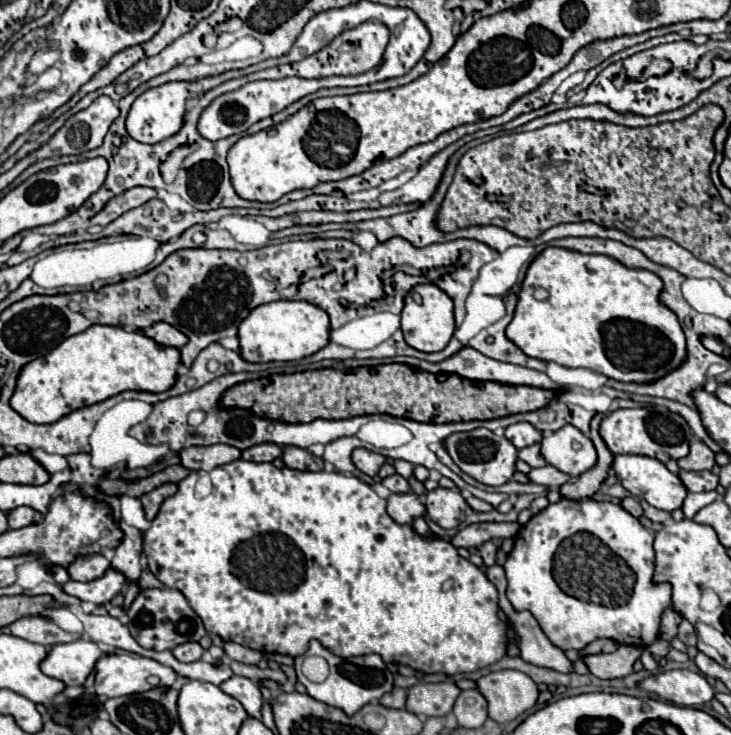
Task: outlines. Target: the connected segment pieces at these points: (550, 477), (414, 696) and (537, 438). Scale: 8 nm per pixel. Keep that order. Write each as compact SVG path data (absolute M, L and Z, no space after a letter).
M547 464L547 466L541 466L541 468L531 468L531 472L527 474L529 482L535 482L535 484L543 484L547 488L561 488L569 476L559 472L555 466Z
M447 680L439 684L415 684L407 692L407 710L417 714L417 716L445 716L451 712L459 688Z
M519 422L519 424L511 424L505 428L505 438L511 440L511 444L517 450L521 450L521 448L531 446L535 442L541 442L541 432L527 422Z

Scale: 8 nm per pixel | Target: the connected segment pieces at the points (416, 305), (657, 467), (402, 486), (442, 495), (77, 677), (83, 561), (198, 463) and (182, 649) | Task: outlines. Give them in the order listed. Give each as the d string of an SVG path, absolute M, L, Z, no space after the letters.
M417 284L411 288L411 292L405 296L405 306L401 312L401 330L405 336L405 342L421 352L439 352L447 346L447 342L453 336L455 330L455 318L453 318L453 300L435 284Z
M615 454L615 456L613 456L613 470L615 470L615 476L617 476L617 480L621 482L621 486L623 486L625 490L629 490L633 496L645 498L651 506L655 506L655 508L659 508L659 510L665 510L665 512L671 512L671 510L675 510L675 508L681 508L687 490L685 490L685 486L681 484L681 480L677 478L677 474L669 472L669 470L665 468L665 464L661 464L659 460L649 458L649 456Z
M395 472L393 476L383 478L381 484L383 484L385 488L389 488L391 492L409 492L409 490L411 490L409 484L407 484L407 480L405 480L401 474L397 474L397 472Z
M435 488L425 496L427 514L441 528L457 528L465 520L467 502L457 490Z
M93 640L53 644L41 662L41 670L51 678L61 680L65 686L83 686L101 654L101 648Z
M95 554L95 556L87 556L87 558L79 556L67 570L69 570L71 580L91 582L91 580L103 576L109 568L111 568L111 562L105 556Z
M227 444L191 446L191 448L179 450L179 460L189 470L213 470L215 466L223 466L239 458L241 458L241 452Z
M187 642L187 644L179 644L173 650L173 656L181 662L195 662L195 660L203 658L203 652L205 650L199 646L199 642Z

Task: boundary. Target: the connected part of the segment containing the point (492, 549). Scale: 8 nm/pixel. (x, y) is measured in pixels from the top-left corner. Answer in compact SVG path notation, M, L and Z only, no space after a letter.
M485 542L485 544L481 546L479 554L481 554L481 558L485 560L485 566L493 566L493 564L495 564L495 556L497 556L497 546L495 546L495 542Z

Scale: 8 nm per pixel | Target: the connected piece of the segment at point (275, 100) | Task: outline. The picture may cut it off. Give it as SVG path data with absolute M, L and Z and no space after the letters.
M383 64L365 72L365 74L359 74L359 76L329 76L329 78L321 78L321 80L305 80L305 78L281 78L281 80L265 80L265 82L249 82L245 86L241 86L239 90L233 90L233 92L227 92L219 98L215 98L199 116L199 122L197 122L197 130L203 138L207 140L221 140L221 138L227 138L227 136L233 136L233 134L239 134L239 132L245 132L251 124L267 118L267 116L273 116L277 112L281 112L283 108L287 108L289 104L297 102L299 98L319 90L319 88L333 88L333 86L363 86L363 84L371 84L371 82L379 82L379 80L385 80L389 78L383 70Z

